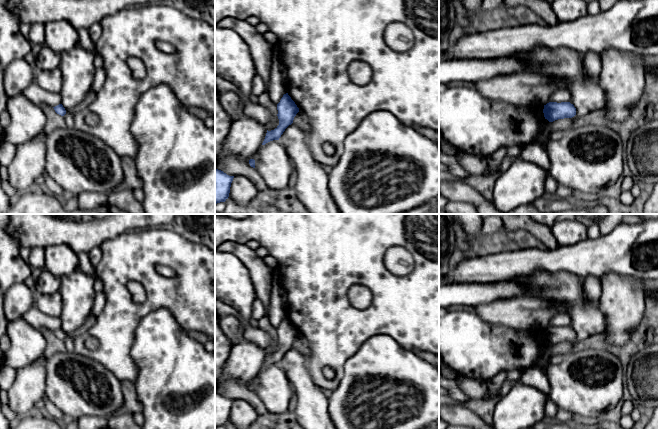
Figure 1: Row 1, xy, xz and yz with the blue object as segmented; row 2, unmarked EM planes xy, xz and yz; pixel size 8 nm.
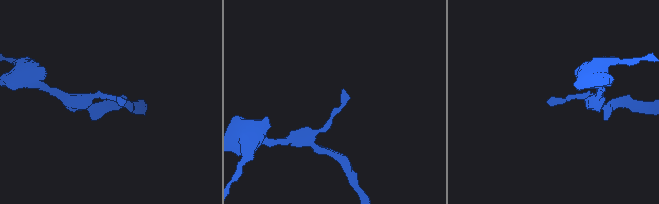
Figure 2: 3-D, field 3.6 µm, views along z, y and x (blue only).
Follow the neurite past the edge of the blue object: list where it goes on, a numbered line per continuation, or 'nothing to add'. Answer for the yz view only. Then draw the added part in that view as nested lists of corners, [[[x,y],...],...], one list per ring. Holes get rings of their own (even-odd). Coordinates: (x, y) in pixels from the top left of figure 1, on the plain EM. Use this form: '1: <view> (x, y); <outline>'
nothing to add

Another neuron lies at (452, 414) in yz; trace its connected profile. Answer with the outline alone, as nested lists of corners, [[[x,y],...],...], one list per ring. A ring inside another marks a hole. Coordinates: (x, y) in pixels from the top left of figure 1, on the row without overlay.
[[[439,399],[439,418],[448,425],[464,425],[473,429],[493,429],[492,424],[485,423],[465,405],[456,405],[441,399]]]

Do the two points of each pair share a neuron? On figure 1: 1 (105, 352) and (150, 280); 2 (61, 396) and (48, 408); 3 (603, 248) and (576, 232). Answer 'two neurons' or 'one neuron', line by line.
1: one neuron
2: two neurons
3: two neurons

